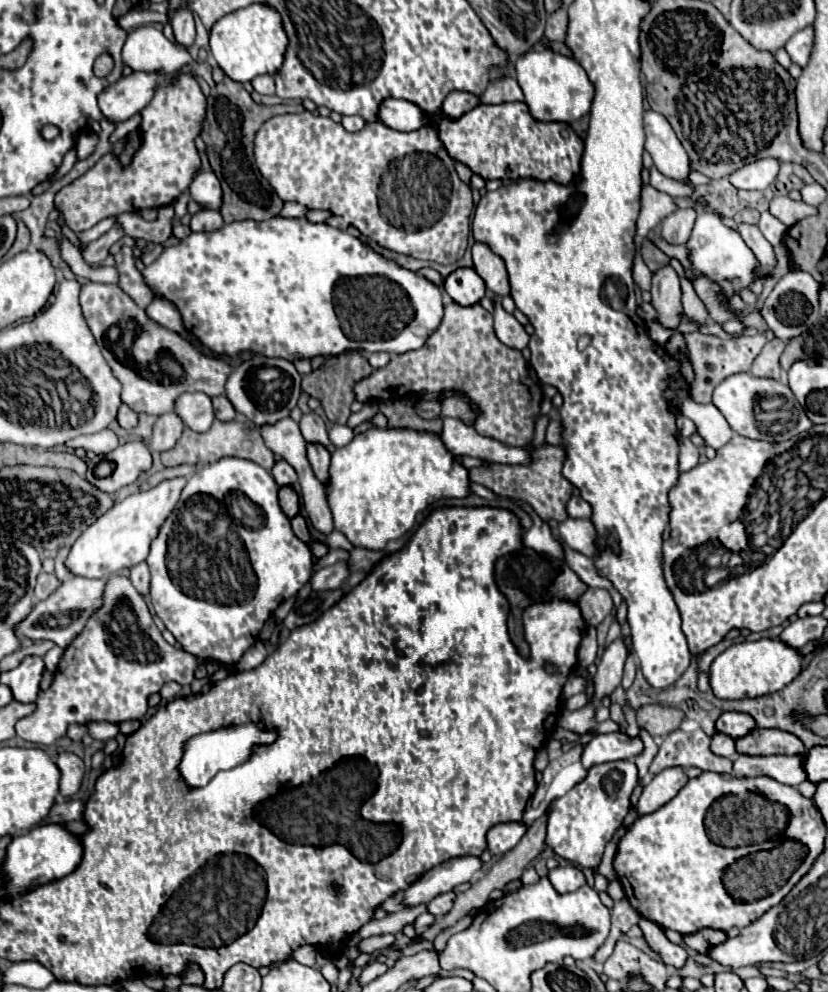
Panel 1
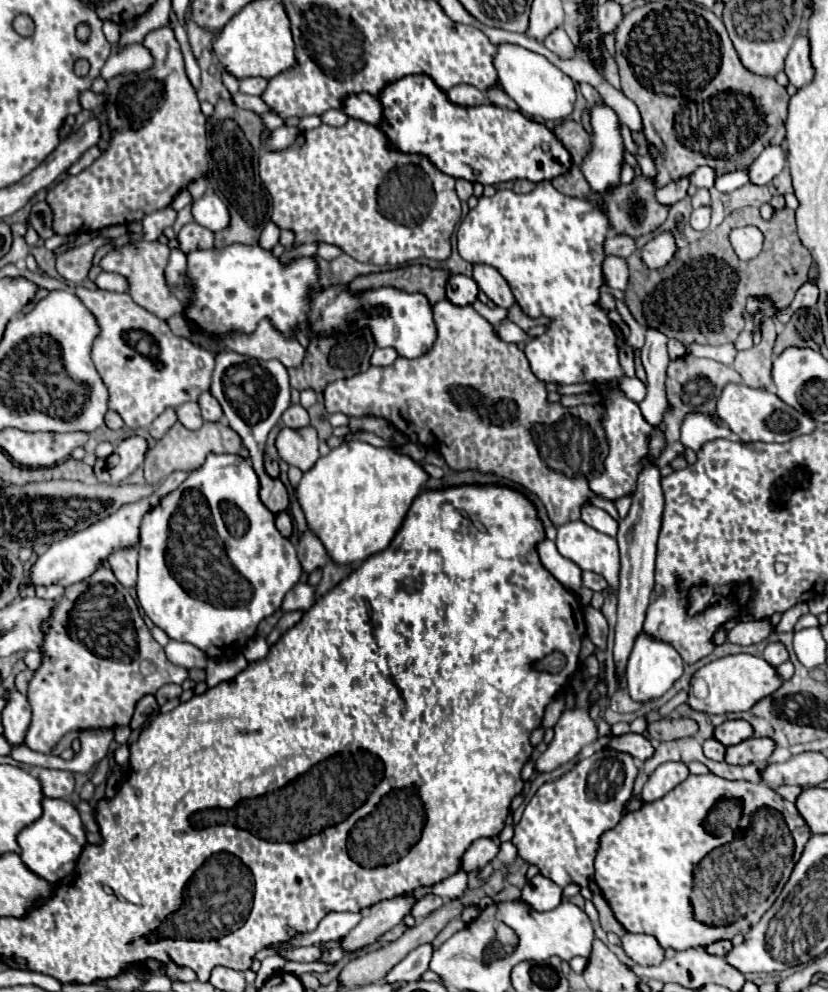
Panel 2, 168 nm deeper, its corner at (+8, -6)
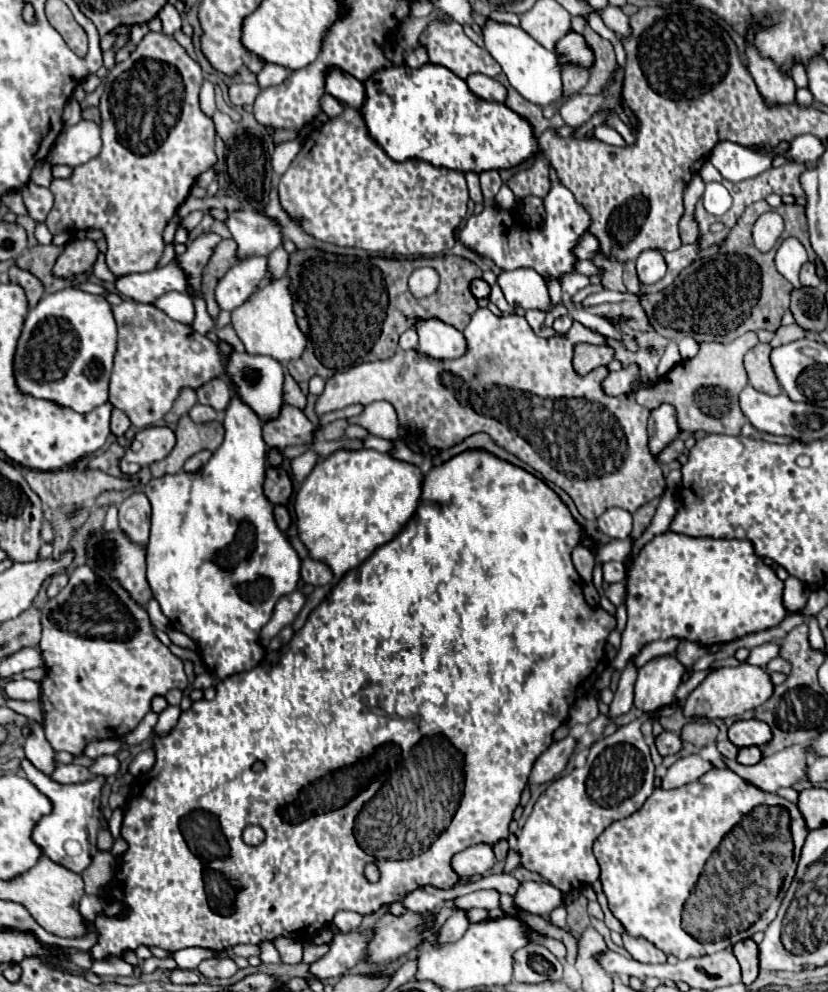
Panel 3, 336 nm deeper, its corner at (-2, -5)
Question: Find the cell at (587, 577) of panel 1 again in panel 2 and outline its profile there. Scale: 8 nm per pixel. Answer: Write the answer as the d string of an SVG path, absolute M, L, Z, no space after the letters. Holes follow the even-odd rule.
M583 572L583 586L593 590L593 592L605 592L607 590L607 582L603 580L603 576L599 576L595 572Z

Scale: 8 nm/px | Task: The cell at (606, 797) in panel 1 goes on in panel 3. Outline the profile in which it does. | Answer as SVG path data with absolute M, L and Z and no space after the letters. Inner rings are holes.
M645 717L619 727L613 735L597 739L587 755L583 769L553 781L537 799L519 837L517 853L521 867L539 873L561 893L593 885L599 879L599 863L593 855L593 843L613 821L639 811L653 793L655 765L649 747L639 731Z

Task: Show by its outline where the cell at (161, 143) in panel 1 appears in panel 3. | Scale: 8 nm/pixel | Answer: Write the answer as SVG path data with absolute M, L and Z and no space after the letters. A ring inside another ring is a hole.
M149 31L141 41L139 45L135 47L135 51L129 55L127 61L115 65L109 75L107 75L107 81L105 81L105 93L101 95L101 103L99 103L99 111L101 111L101 139L103 139L103 149L101 153L91 159L89 163L83 163L83 165L77 165L73 167L73 173L71 177L67 179L53 179L51 181L51 193L55 195L55 205L53 209L49 211L47 219L45 219L45 225L49 227L49 231L53 235L61 233L63 229L67 231L79 231L79 229L101 229L101 233L105 235L107 239L107 257L105 257L105 263L109 267L109 271L113 275L127 275L127 273L137 273L137 271L153 271L157 261L161 259L163 255L163 249L165 249L165 243L163 243L163 229L167 225L167 221L177 213L179 205L187 199L189 191L191 191L191 185L195 183L197 175L201 171L205 171L207 167L215 165L217 163L217 155L215 155L215 127L213 127L213 121L209 117L203 115L203 111L199 109L199 89L201 89L201 83L203 83L203 71L201 67L185 53L185 49L175 41L171 39L169 35L163 35L163 33L155 33L155 31ZM141 59L153 59L153 61L161 61L161 63L141 63ZM133 151L151 151L149 155L135 155Z

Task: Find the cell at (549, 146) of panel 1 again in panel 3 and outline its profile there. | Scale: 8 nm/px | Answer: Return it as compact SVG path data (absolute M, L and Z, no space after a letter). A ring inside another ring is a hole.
M425 63L411 71L407 65L385 67L385 71L373 73L373 79L365 83L365 107L361 115L365 127L369 127L369 137L383 147L383 151L395 161L421 159L439 167L449 167L455 171L487 171L487 169L509 169L533 157L539 151L537 139L531 131L531 125L513 113L503 103L483 101L473 95L463 79L453 75L447 67Z

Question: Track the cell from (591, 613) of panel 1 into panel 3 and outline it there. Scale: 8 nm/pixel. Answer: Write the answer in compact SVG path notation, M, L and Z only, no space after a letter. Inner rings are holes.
M611 583L611 585L605 585L605 597L617 607L617 605L623 605L625 601L625 583Z

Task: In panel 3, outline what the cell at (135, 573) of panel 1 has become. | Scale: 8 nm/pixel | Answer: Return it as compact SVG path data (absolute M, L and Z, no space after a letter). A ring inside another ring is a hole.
M133 493L119 505L119 527L131 541L147 545L151 529L151 503L145 493Z

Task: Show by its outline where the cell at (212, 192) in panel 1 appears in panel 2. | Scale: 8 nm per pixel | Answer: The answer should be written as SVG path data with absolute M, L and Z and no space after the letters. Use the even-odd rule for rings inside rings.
M205 192L191 206L191 214L197 224L219 232L229 226L229 210L215 192Z

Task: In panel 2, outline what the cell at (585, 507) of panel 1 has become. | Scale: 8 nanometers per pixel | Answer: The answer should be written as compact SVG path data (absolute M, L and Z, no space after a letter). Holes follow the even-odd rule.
M585 504L581 508L581 520L607 536L615 536L619 530L619 522L615 518L611 518L611 514L607 514L605 510L601 510L593 504Z

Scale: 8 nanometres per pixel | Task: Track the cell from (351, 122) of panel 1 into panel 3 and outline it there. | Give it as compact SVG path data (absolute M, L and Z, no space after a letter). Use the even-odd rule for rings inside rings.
M325 93L325 95L321 97L321 111L327 113L329 117L337 117L337 115L343 113L343 107L337 103L337 99L333 99L331 95Z

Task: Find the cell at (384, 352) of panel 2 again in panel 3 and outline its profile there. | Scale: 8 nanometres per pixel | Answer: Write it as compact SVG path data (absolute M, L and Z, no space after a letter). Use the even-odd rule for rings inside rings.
M407 329L407 331L401 335L399 345L401 345L401 349L417 349L417 331Z

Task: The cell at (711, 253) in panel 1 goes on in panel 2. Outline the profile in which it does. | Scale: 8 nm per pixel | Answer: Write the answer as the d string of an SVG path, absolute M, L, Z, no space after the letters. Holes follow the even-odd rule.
M697 208L691 214L691 228L693 230L707 230L709 228L709 218L711 218L711 208Z

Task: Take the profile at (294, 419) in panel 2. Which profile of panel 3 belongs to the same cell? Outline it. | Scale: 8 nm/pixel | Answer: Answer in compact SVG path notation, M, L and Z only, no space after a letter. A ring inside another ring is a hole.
M285 371L285 401L293 407L303 409L305 407L305 395L301 393L299 385L295 383L295 379Z

